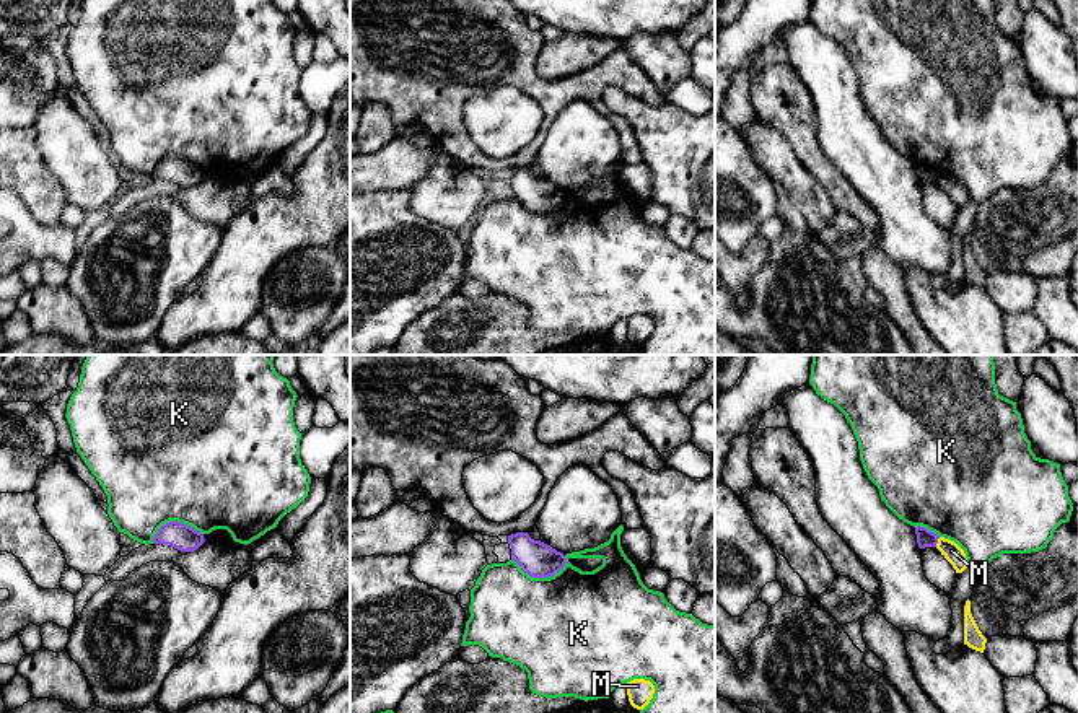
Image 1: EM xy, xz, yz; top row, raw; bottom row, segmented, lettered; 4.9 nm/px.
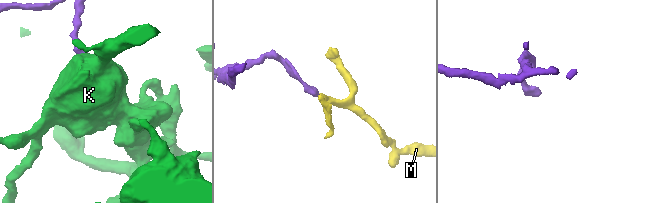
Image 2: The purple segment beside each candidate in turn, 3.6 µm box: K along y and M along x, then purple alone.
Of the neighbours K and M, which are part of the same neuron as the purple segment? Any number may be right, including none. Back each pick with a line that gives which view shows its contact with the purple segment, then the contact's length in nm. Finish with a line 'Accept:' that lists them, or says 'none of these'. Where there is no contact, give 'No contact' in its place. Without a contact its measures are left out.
Accept: none of these

